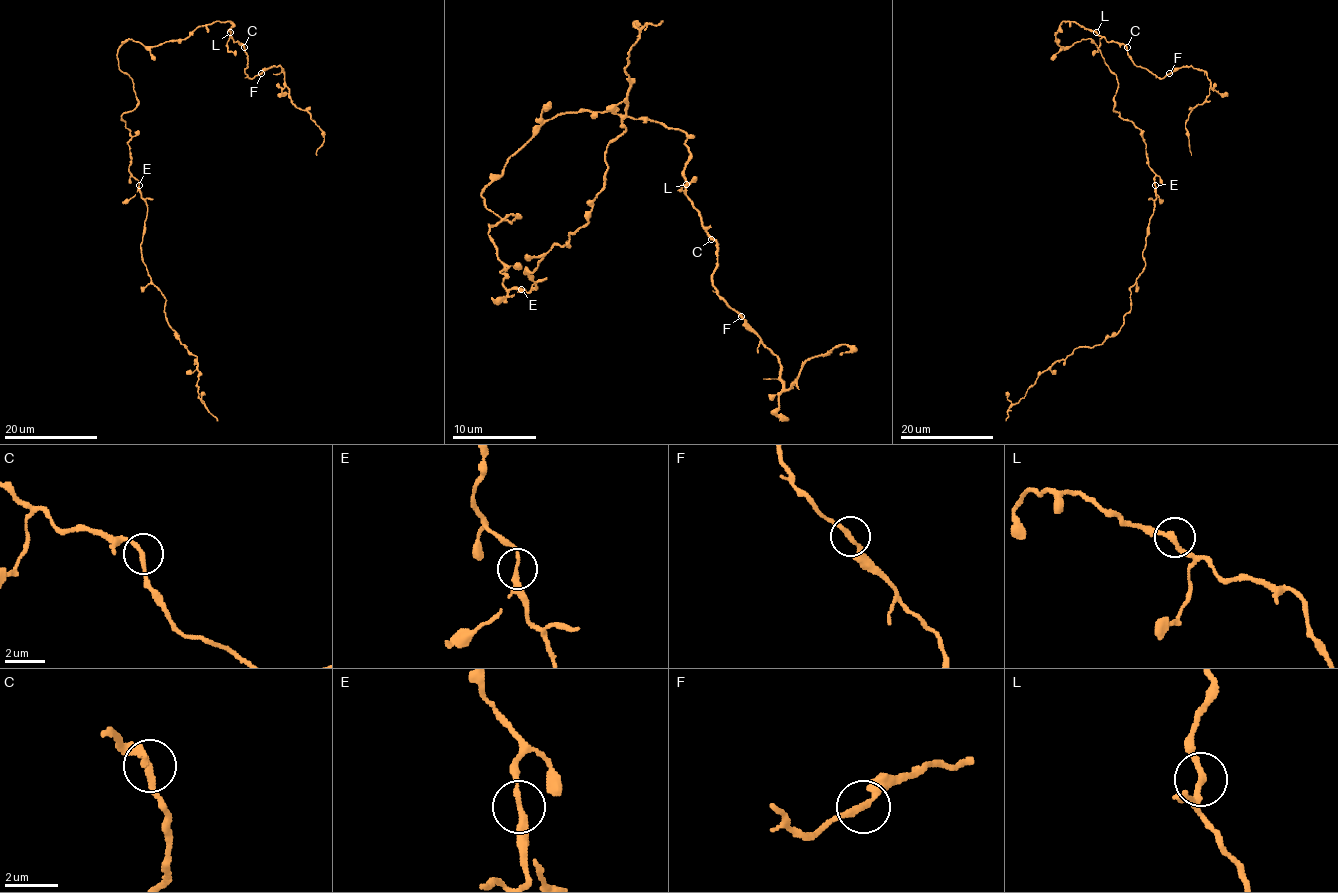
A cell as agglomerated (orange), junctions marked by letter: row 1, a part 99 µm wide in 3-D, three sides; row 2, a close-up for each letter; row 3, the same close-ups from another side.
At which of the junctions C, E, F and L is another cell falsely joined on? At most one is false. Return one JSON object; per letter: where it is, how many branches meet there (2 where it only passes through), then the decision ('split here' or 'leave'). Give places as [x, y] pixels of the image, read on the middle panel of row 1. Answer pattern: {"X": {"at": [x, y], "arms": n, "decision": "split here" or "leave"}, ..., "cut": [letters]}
{"C": {"at": [711, 239], "arms": 2, "decision": "leave"}, "E": {"at": [521, 289], "arms": 2, "decision": "leave"}, "F": {"at": [741, 316], "arms": 2, "decision": "leave"}, "L": {"at": [686, 184], "arms": 2, "decision": "leave"}, "cut": []}

